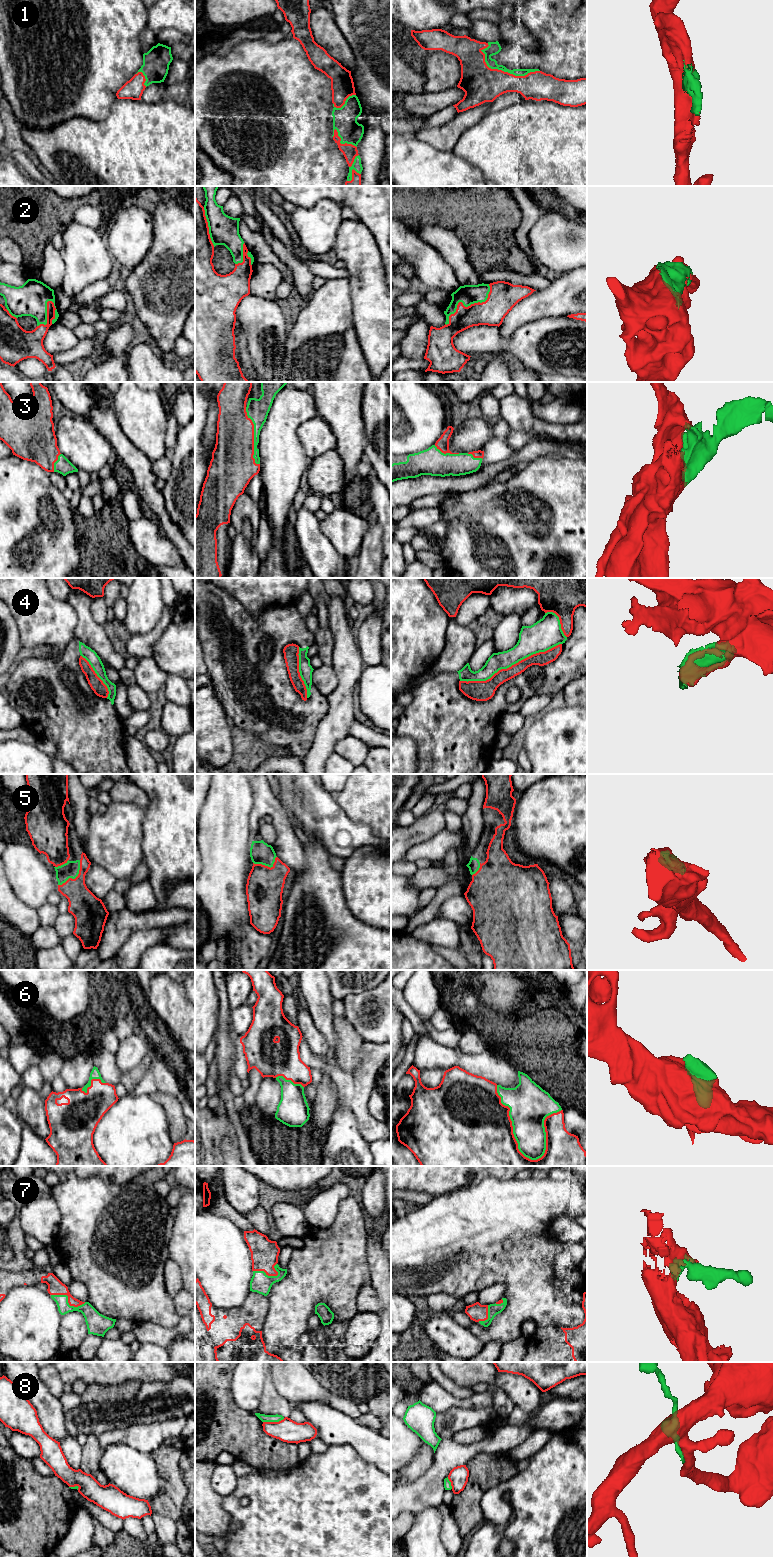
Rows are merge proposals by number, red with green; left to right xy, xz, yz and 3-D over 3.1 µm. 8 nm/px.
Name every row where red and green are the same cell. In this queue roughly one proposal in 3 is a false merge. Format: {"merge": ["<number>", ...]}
{"merge": ["1", "2", "3", "5", "6", "7"]}

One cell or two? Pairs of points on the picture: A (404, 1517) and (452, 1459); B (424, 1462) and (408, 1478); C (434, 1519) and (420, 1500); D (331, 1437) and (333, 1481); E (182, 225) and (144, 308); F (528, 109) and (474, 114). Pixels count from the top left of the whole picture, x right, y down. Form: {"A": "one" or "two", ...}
{"A": "two", "B": "one", "C": "two", "D": "two", "E": "one", "F": "two"}

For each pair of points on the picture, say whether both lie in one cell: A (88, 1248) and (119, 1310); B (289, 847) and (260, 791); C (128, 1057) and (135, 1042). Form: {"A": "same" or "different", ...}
{"A": "same", "B": "same", "C": "same"}

